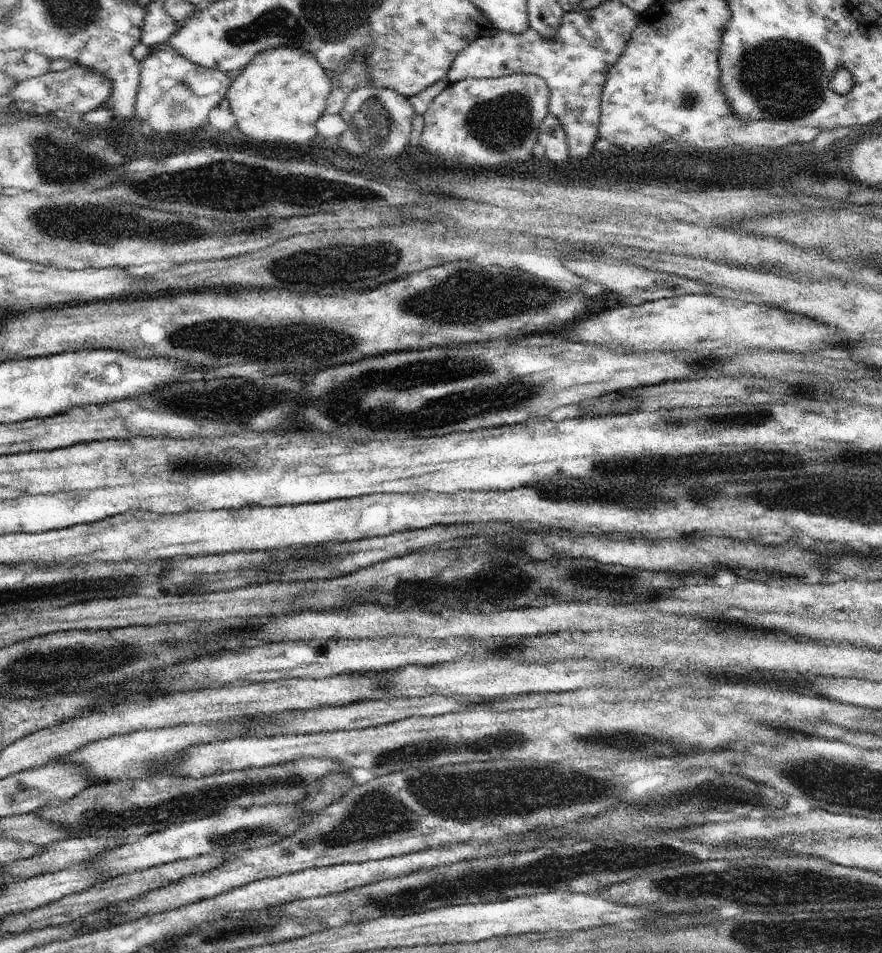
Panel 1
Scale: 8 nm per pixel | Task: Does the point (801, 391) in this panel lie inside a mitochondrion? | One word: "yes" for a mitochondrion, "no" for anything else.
no

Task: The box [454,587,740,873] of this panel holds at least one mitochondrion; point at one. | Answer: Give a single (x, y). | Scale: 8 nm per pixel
(588, 737)

